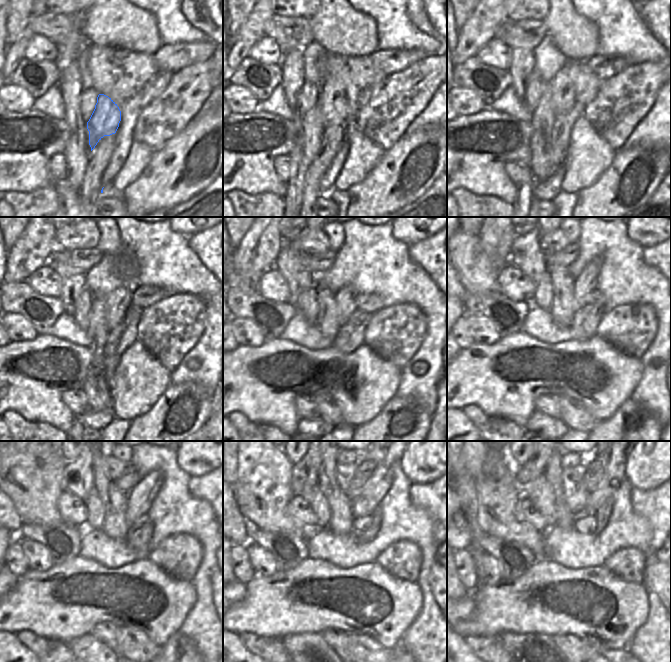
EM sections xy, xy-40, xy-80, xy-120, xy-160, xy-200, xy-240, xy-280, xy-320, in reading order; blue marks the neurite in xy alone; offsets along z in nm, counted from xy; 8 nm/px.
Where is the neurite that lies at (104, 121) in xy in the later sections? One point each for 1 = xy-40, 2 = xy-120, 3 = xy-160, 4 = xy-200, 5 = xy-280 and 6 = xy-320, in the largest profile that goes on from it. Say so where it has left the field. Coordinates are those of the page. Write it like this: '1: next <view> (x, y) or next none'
1: next xy-40 (332, 101)
2: next xy-120 (117, 304)
3: next xy-160 (345, 298)
4: next xy-200 (586, 281)
5: next xy-280 (377, 486)
6: next xy-320 (614, 474)

